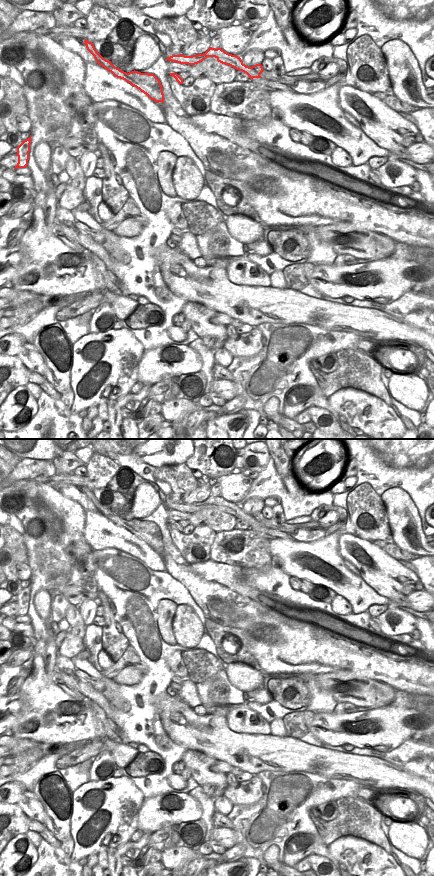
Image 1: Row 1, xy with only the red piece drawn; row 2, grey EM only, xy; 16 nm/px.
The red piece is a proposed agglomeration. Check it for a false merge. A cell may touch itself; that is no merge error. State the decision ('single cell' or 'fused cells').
fused cells

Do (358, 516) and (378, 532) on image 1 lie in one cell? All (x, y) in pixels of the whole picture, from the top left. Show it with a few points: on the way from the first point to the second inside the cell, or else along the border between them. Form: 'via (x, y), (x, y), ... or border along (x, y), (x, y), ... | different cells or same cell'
via (364, 521), (367, 524), (367, 528), (372, 529) | same cell

